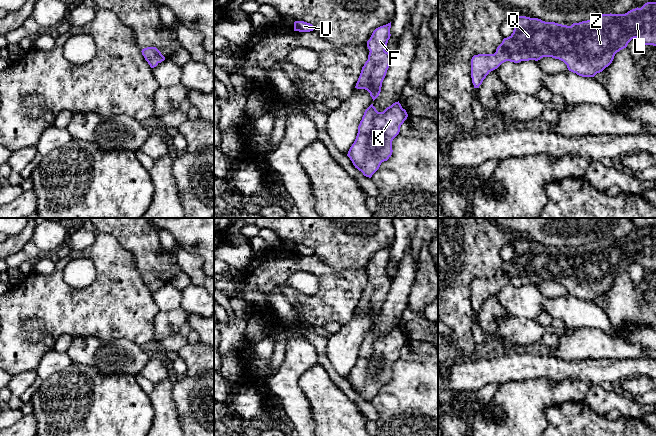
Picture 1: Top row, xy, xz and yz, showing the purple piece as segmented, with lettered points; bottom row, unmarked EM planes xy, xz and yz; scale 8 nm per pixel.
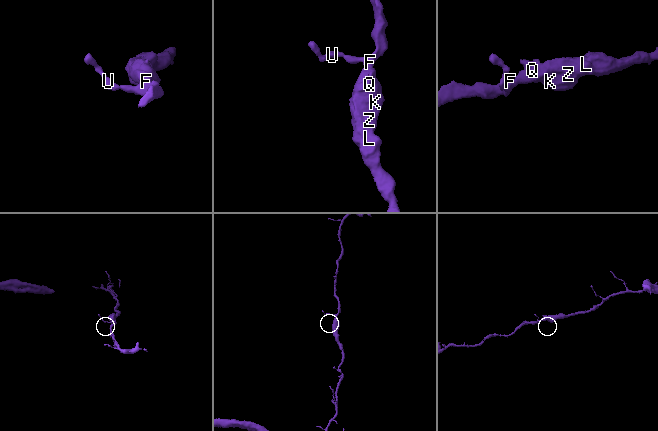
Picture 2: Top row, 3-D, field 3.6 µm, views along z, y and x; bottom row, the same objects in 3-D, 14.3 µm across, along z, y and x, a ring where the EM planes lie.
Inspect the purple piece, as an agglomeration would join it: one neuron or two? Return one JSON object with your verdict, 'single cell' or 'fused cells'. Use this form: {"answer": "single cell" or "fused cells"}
{"answer": "single cell"}

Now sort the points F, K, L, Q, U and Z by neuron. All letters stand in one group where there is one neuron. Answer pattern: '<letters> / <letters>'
F K L Q U Z

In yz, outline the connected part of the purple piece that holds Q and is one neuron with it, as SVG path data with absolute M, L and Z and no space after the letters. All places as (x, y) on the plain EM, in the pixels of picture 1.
M647 226L645 227L641 232L635 232L630 235L628 235L625 238L602 238L598 241L594 241L587 245L582 245L579 247L573 247L571 250L558 248L555 246L545 246L538 242L530 242L526 240L516 240L509 244L514 249L513 257L507 261L504 262L502 267L497 271L496 276L494 278L478 278L474 279L471 283L471 302L472 307L474 309L474 312L479 312L479 310L482 308L483 304L486 302L486 300L493 294L497 293L502 287L506 285L519 287L521 285L529 285L529 284L535 284L538 285L543 281L552 281L555 283L559 283L563 285L566 289L569 295L576 297L579 300L582 301L594 301L597 297L602 296L606 291L608 291L617 276L627 271L628 267L634 263L638 262L644 269L653 269L656 270L656 226Z

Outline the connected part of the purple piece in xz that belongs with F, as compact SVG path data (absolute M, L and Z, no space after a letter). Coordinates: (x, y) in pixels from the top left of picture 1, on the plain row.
M391 246L376 252L367 265L369 273L368 284L362 291L355 312L365 313L370 317L373 325L381 316L382 306L391 287L391 279L386 276L390 263Z

